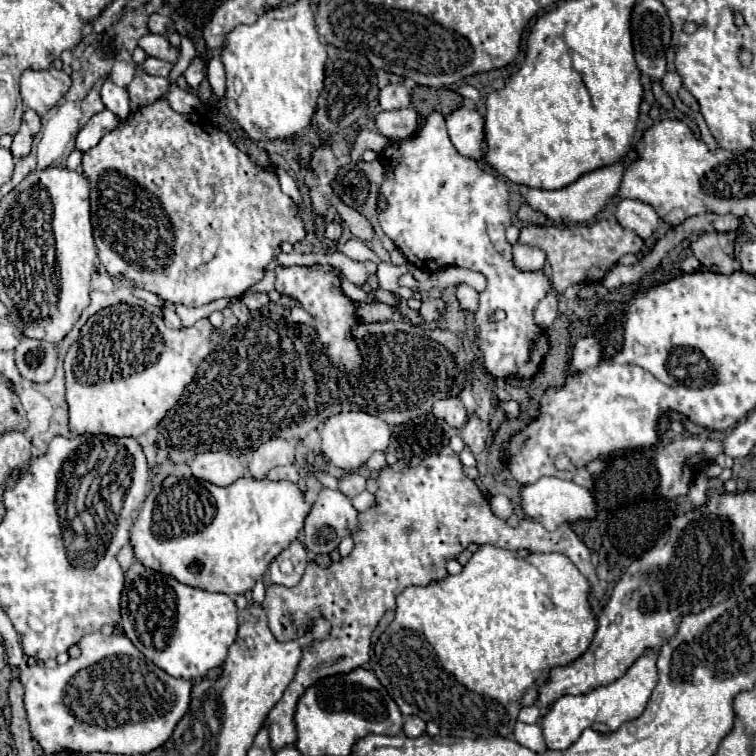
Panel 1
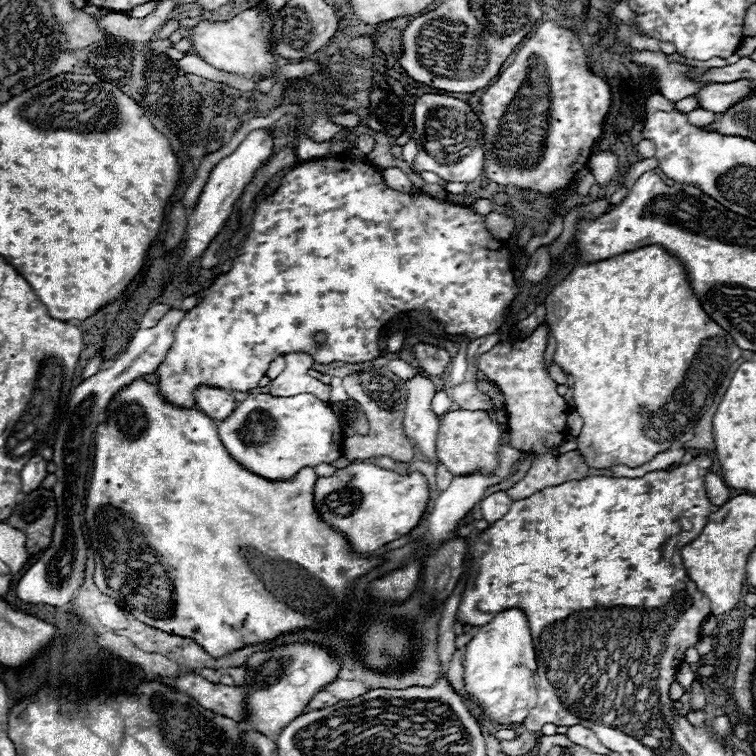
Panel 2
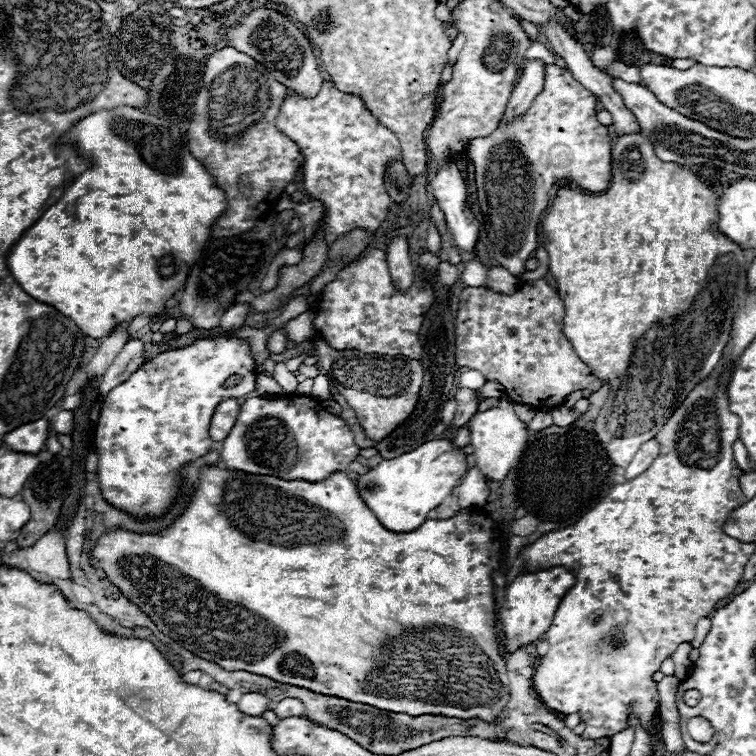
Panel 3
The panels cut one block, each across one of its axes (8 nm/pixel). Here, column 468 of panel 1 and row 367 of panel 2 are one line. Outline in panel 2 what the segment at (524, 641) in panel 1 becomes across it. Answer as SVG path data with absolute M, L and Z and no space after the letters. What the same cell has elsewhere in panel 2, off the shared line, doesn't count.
M646 246L646 248L638 248L634 252L624 252L614 258L594 262L594 264L576 266L566 280L562 280L558 286L554 286L554 290L546 298L544 306L548 310L546 322L552 328L552 334L556 338L556 352L554 352L552 360L574 380L574 406L584 420L582 432L576 438L576 442L578 442L580 454L584 456L584 460L590 468L602 470L602 468L612 468L616 464L626 464L628 468L638 468L638 466L650 462L656 454L672 448L680 440L680 436L684 436L696 428L696 424L690 424L690 422L698 422L710 406L714 406L716 402L722 400L722 396L732 380L732 374L734 374L732 366L742 356L742 350L734 344L732 336L726 330L722 330L718 324L714 324L714 320L710 320L706 316L706 312L702 310L702 306L698 304L680 262L676 258L672 258L660 246Z

